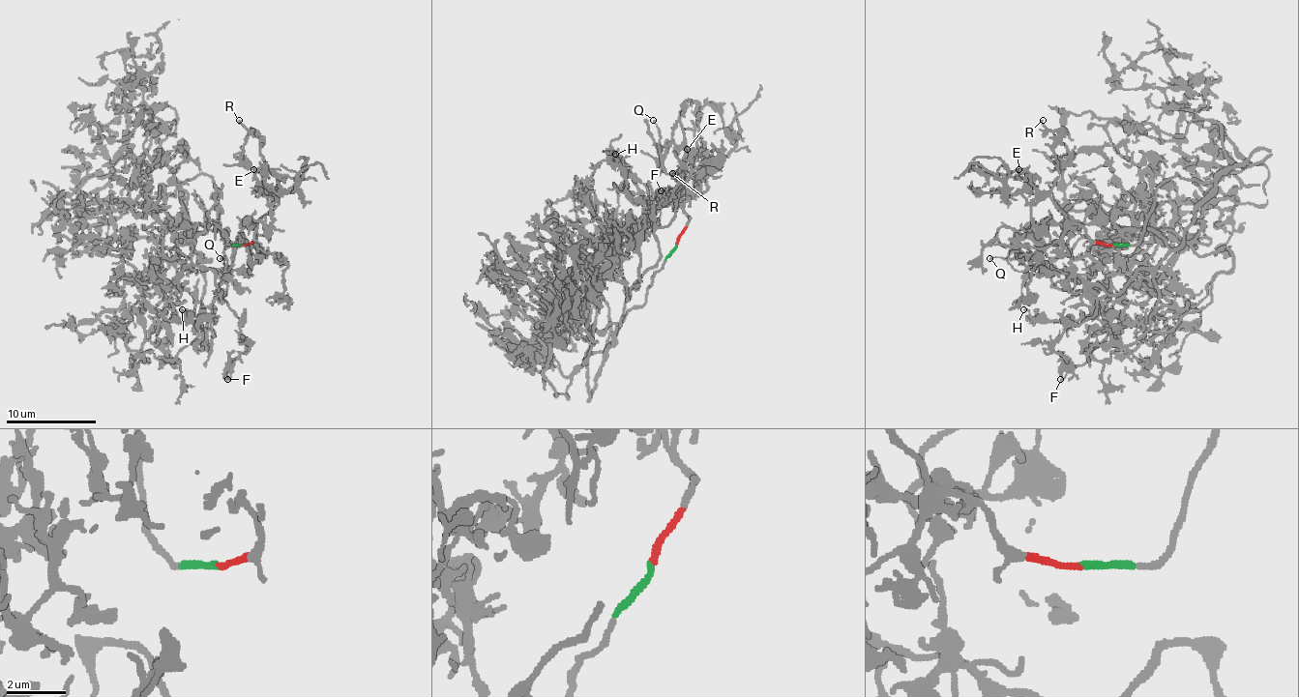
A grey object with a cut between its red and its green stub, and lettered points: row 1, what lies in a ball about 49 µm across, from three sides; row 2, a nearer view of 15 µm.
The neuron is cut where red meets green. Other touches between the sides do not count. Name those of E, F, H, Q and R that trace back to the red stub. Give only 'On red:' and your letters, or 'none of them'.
On red: E, Q, R

